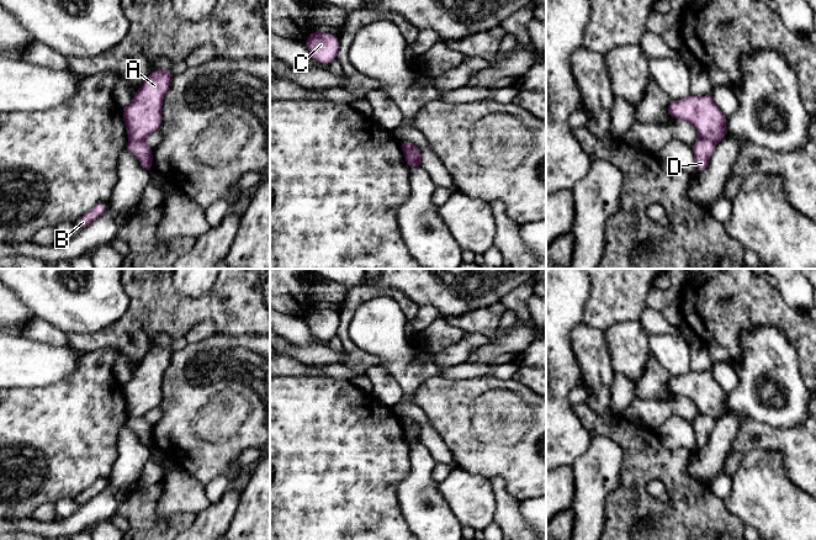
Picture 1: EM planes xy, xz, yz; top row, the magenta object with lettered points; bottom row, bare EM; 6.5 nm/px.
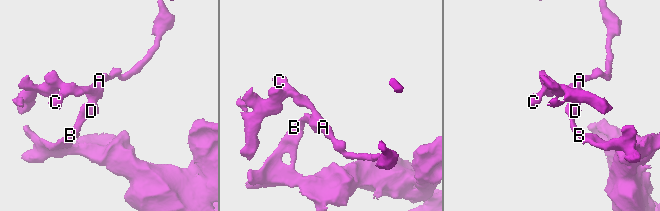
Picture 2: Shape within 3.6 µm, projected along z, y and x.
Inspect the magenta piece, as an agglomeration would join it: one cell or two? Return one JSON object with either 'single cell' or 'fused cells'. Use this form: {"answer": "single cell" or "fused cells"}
{"answer": "fused cells"}

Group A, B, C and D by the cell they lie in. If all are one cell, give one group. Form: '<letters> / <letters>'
A C / B D

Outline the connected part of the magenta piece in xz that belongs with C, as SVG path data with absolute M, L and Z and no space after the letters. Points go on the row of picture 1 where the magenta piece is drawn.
M313 31L304 44L314 60L329 65L337 59L339 36Z

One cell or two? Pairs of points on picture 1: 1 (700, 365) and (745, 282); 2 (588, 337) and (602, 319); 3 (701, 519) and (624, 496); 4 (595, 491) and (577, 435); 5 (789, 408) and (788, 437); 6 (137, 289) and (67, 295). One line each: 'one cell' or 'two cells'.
1: two cells
2: two cells
3: one cell
4: two cells
5: two cells
6: two cells

